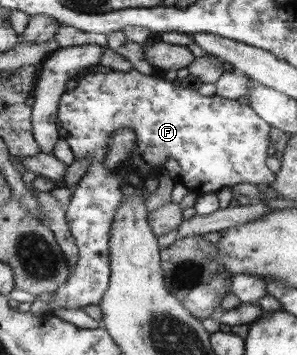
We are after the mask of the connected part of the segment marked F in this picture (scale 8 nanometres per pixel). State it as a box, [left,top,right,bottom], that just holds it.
[47,69,276,315]

